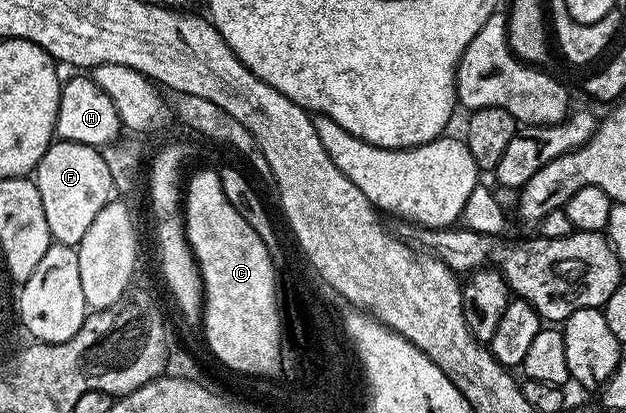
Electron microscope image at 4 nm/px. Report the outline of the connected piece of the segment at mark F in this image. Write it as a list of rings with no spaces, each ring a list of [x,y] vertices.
[[[65,139],[54,141],[46,149],[42,161],[34,172],[38,194],[42,196],[42,210],[46,212],[46,225],[53,240],[67,247],[76,247],[94,217],[114,199],[114,188],[109,166],[100,149]]]

